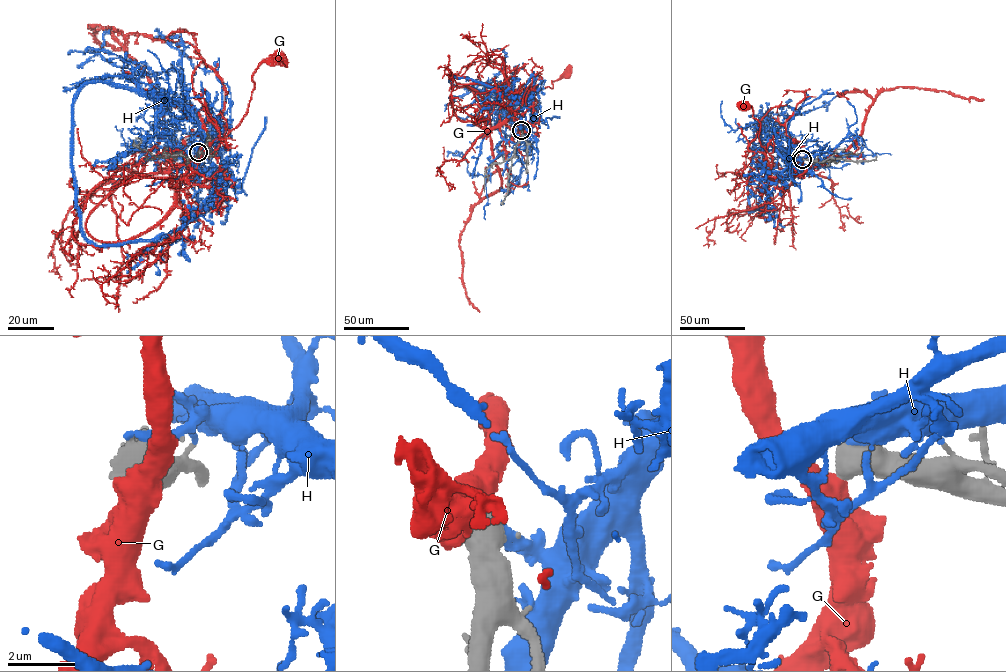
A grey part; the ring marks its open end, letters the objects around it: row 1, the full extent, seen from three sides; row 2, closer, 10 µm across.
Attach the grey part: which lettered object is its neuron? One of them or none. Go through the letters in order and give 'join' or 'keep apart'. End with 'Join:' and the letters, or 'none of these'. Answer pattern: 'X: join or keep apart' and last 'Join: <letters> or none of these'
G: keep apart
H: keep apart
Join: none of these

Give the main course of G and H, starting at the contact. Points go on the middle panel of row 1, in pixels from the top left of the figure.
G: (521, 130), (511, 114), (509, 100), (530, 100), (541, 89), (552, 88), (552, 81), (566, 72)
H: (522, 130), (531, 124), (530, 109), (519, 98), (500, 92), (495, 124), (476, 139), (465, 155), (470, 175)

